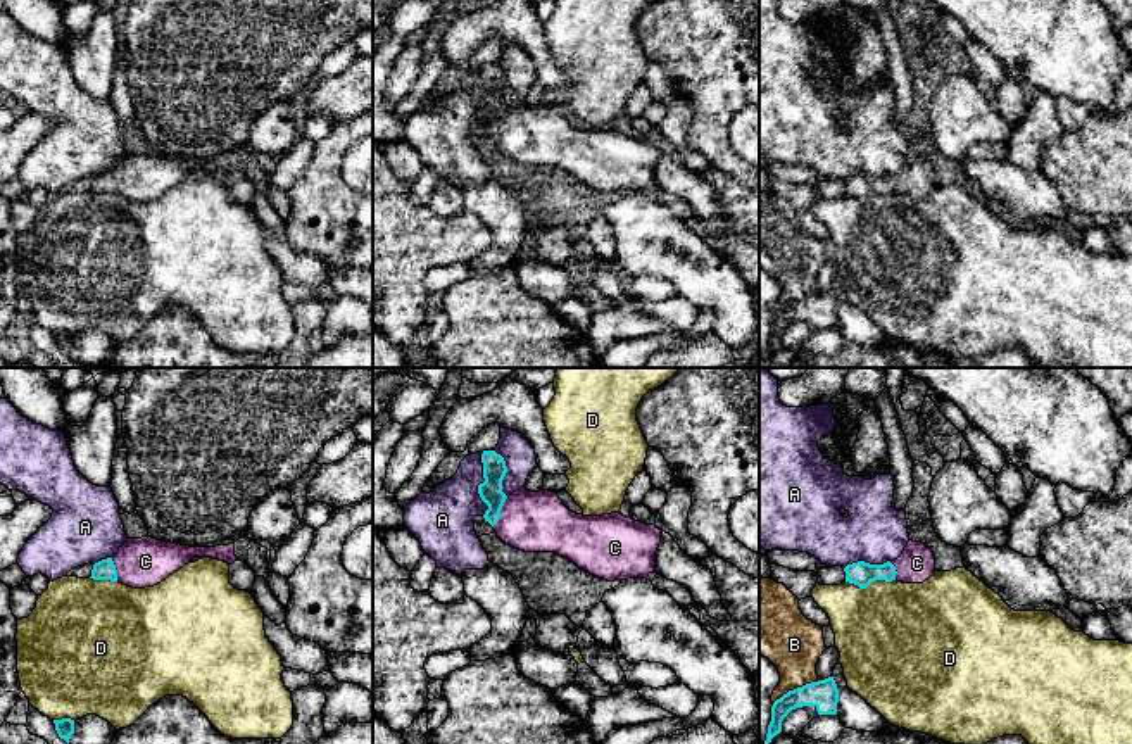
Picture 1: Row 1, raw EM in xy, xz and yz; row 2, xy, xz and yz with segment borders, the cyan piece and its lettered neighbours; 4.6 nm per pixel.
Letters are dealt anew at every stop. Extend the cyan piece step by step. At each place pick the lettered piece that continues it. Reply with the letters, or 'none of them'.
C

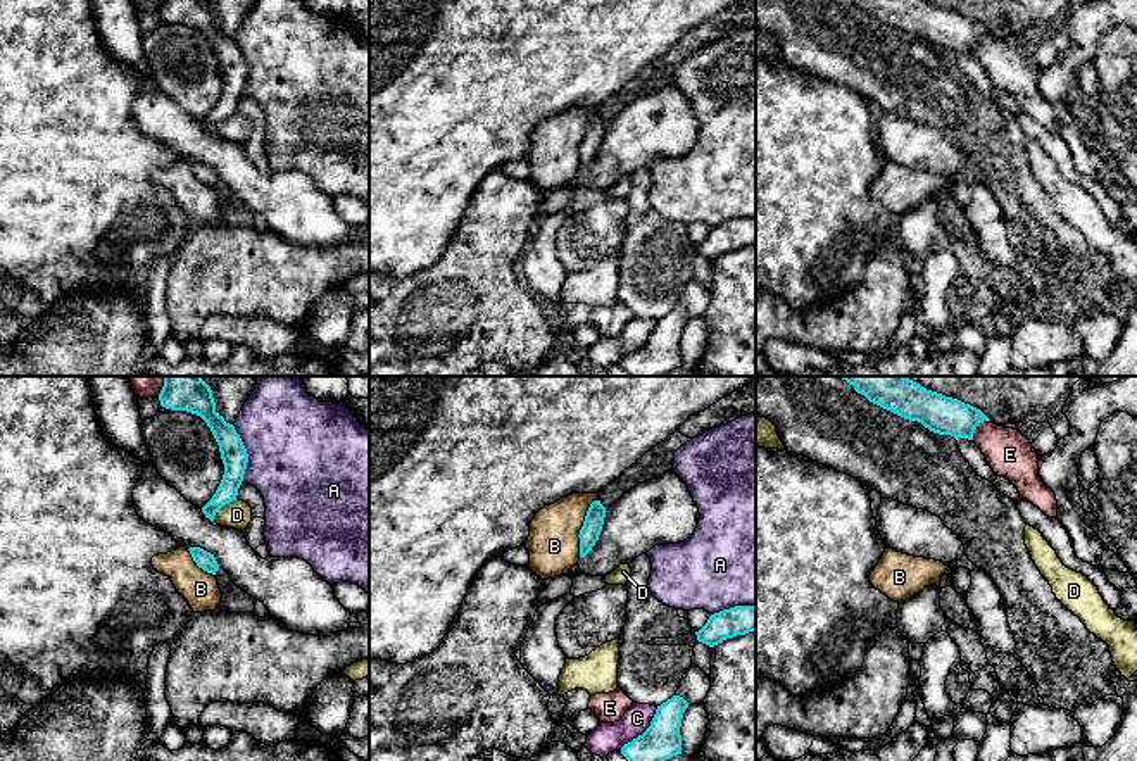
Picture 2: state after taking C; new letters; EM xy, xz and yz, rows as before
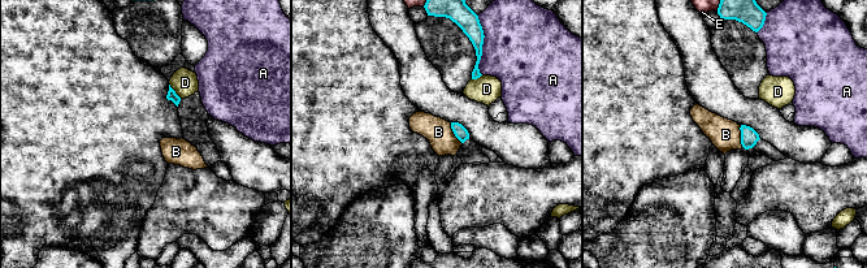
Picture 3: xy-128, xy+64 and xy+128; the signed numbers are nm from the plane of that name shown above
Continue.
none of them

